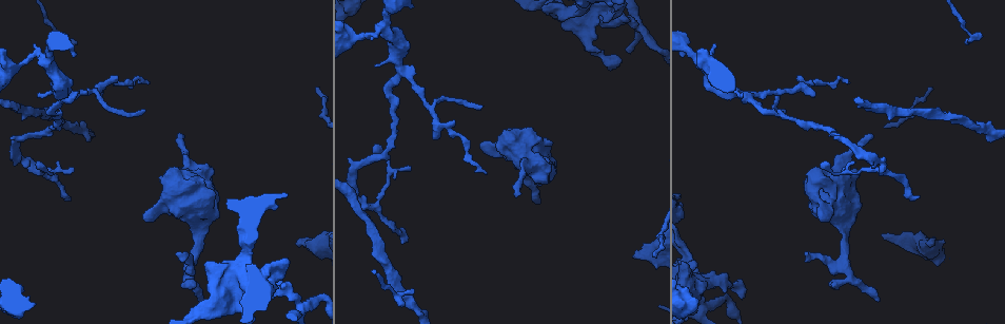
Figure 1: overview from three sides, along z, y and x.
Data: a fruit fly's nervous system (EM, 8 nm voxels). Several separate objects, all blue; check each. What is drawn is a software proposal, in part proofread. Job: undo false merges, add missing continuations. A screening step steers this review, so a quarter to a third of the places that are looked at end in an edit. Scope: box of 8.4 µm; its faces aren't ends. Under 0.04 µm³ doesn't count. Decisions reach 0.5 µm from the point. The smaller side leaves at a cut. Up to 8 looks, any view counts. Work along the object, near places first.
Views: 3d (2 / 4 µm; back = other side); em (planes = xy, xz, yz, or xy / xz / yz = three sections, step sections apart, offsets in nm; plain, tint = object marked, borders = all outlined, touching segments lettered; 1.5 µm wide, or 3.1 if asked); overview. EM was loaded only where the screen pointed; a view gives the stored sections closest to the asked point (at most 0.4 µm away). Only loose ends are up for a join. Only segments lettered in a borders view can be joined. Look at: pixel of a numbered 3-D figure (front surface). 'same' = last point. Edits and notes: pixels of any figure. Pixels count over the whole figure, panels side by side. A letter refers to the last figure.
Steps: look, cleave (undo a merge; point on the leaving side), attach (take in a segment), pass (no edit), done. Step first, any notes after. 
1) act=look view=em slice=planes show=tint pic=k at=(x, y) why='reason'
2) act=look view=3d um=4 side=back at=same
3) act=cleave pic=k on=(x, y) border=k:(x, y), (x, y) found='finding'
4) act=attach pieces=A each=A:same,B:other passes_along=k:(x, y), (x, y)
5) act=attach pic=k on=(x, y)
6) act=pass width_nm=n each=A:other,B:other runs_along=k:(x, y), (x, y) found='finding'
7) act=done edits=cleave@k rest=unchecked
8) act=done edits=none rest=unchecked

act=look view=3d um=4 pic=1 at=(702, 305) why='looks like a crossing'

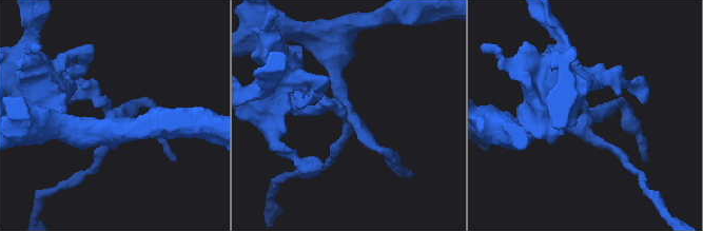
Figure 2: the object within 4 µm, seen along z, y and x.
act=look view=em slice=planes show=tint pic=2 at=(345, 112) arms=4

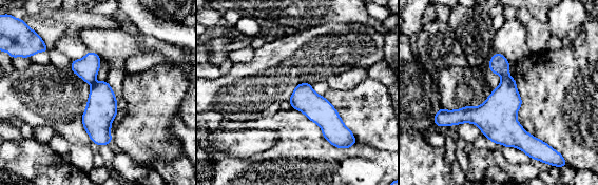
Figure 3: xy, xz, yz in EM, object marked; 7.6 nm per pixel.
act=look view=em slice=planes show=borders at=same

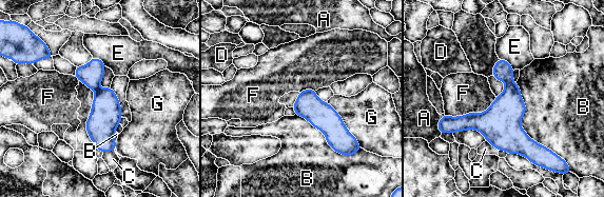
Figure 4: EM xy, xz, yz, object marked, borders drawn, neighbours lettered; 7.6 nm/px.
act=cleave pic=4 on=(504, 115) width_nm=190 each=A:other,B:other,C:other,D:other,E:other,F:other,G:other part_leaving=4:(445, 121), (497, 123), (542, 149) found='a second cell is stuck on'

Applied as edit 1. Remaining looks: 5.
act=look view=3d um=4 pic=1 at=(228, 261)

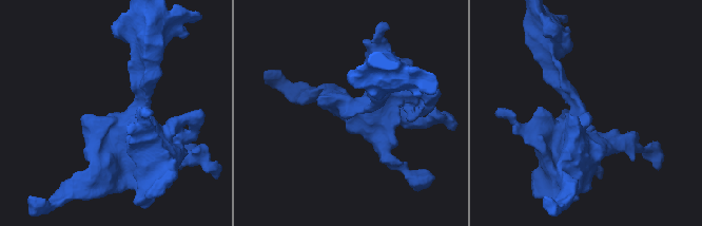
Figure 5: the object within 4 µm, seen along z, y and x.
act=look view=em slice=xz step=4 show=borders pic=5 at=(589, 114)

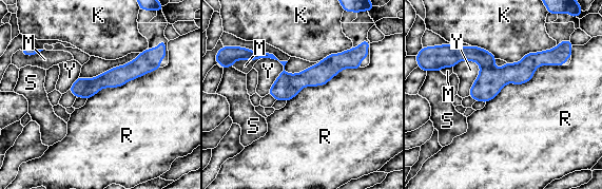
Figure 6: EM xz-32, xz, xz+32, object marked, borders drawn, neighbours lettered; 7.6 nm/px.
act=look view=em slice=planes show=borders at=same

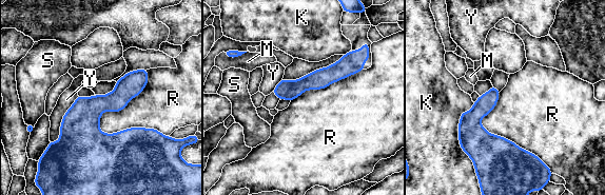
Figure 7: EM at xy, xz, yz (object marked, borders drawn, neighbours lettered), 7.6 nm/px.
act=pass each=K:other,M:other,R:other,S:other,Y:other border=7:(147, 70), (102, 133) found='none of them fits'

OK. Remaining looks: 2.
act=look view=3d um=4 pic=1 at=(176, 252) why='an open end'

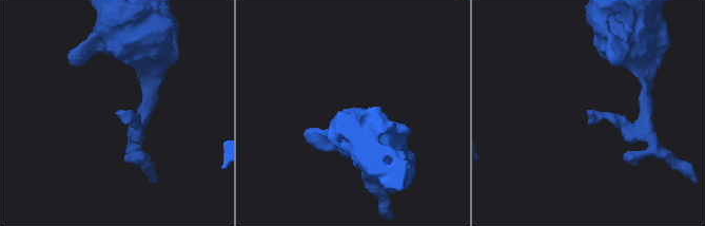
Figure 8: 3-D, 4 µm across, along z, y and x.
act=look view=em slice=yz step=4 show=borders pic=8 at=(117, 112)

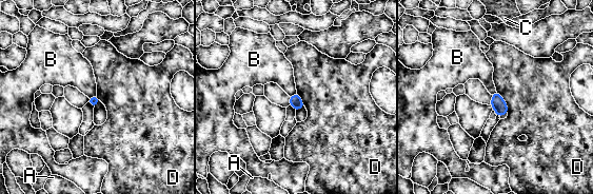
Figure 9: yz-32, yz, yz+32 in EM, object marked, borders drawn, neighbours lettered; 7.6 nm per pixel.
act=pass each=A:other,B:other,C:other,D:other border=9:(96, 95), (89, 98) found='no lettered segment goes on from it'

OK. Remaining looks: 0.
act=done edits=cleave@4 rest=unchecked

